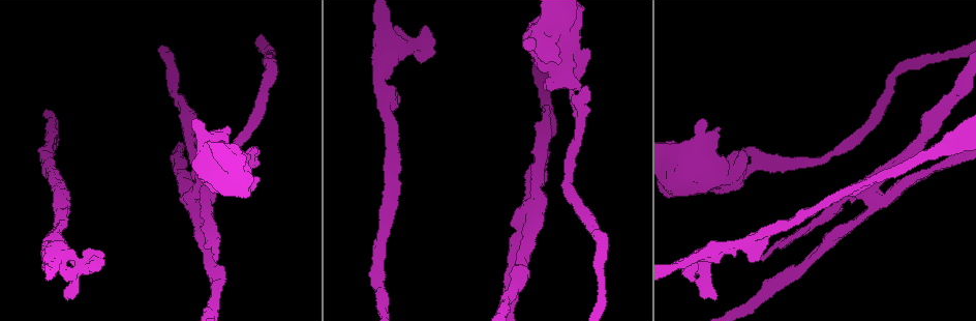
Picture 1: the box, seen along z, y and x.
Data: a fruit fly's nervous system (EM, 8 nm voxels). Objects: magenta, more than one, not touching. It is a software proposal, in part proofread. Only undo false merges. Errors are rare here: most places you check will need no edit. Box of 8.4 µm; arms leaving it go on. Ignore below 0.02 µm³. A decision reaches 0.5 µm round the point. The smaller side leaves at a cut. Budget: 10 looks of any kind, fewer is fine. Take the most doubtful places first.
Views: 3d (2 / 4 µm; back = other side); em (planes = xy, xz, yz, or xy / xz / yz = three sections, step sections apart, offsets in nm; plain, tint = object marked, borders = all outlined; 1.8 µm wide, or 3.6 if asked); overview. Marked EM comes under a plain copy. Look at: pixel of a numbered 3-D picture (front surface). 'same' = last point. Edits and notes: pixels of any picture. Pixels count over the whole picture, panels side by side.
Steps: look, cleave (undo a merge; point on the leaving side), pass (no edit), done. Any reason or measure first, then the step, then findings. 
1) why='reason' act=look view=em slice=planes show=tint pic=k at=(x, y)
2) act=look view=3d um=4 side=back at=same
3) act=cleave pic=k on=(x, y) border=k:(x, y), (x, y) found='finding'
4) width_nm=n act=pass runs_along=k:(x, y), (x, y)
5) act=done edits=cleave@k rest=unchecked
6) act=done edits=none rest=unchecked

why='abrupt turn' act=look view=em slice=planes show=tint pic=1 at=(88, 264)

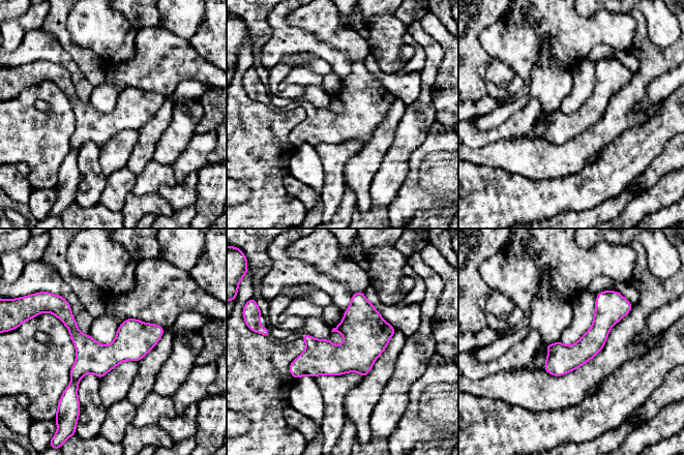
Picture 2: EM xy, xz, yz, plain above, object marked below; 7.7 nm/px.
act=pass runs_along=2:(58, 312), (93, 351), (160, 331) found='continuous, no second neuron'

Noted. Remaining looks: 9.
act=look view=3d um=2 pic=1 at=(177, 95)

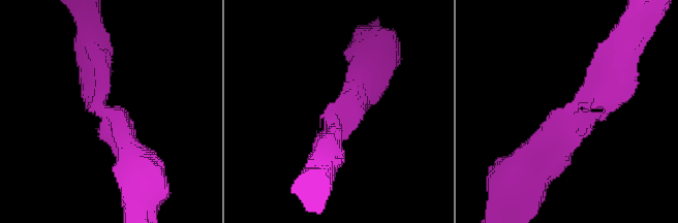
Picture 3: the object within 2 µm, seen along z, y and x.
arm_widths_nm=280,380 act=look view=em slice=xy step=8 show=tint pic=3 at=(334, 129)

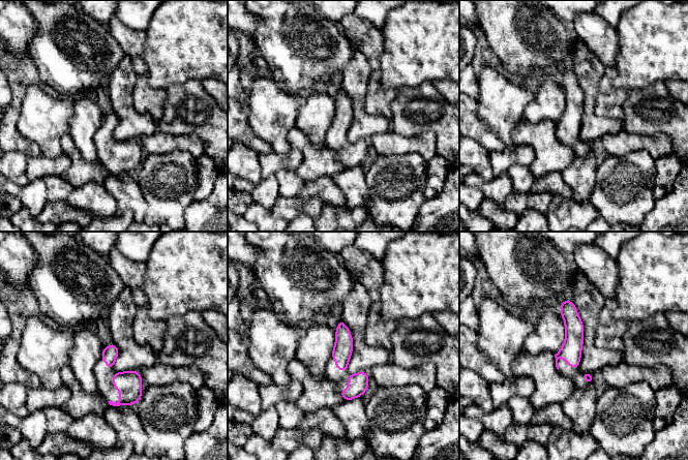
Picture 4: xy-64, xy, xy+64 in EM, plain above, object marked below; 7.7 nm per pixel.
act=look view=em slice=planes show=tint at=same

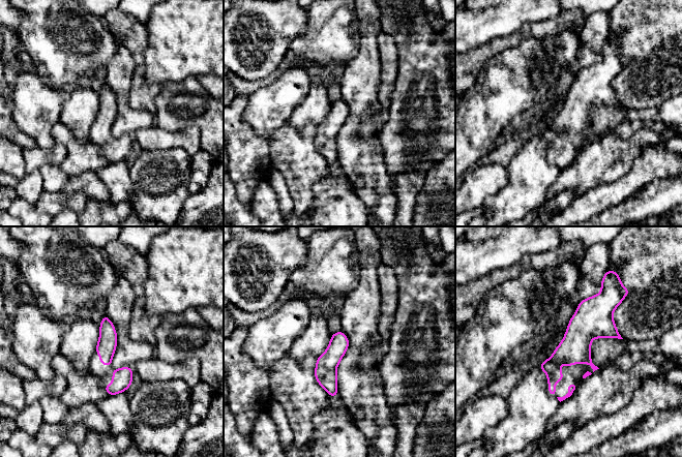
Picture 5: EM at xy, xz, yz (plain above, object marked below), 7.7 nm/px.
width_nm=150 act=pass runs_along=5:(603, 290), (553, 364), (553, 393) found='all the same neuron'

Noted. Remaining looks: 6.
why='calibre changes' act=look view=em um=3.6 slice=yz step=8 show=tint pic=1 at=(207, 149)

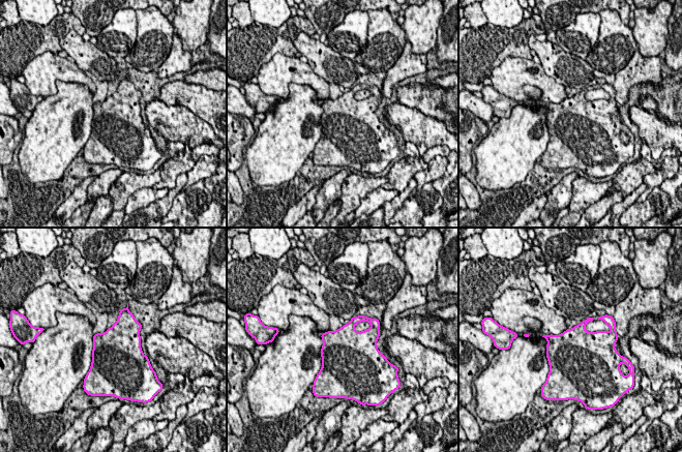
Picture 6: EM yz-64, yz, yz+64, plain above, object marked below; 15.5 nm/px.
why='another direction' act=look view=em um=3.6 slice=planes show=tint at=same

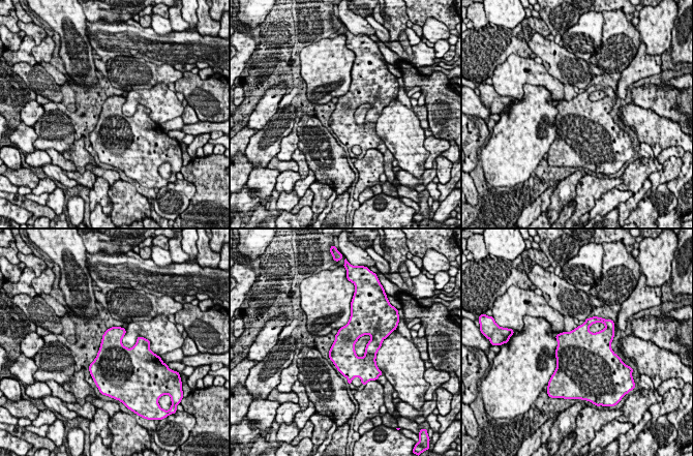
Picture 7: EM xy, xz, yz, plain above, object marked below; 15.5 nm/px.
width_nm=400 act=pass found='continuous, no second neuron'

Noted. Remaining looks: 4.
act=look view=em slice=xz step=4 show=tint pic=1 at=(947, 142)

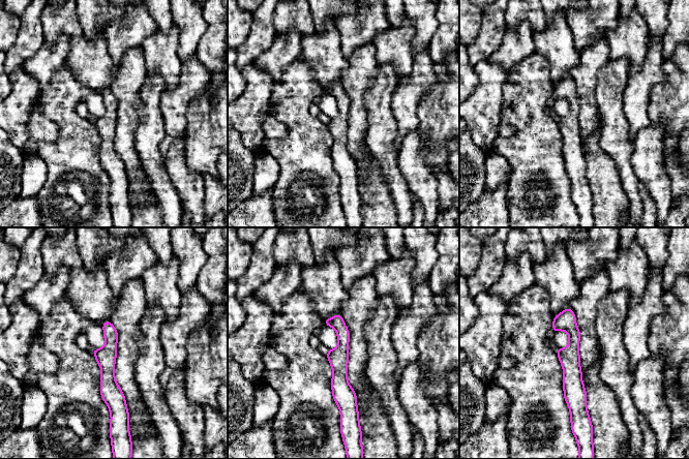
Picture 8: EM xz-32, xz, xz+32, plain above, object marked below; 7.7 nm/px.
why='cut it another way' act=look view=em slice=planes show=tint at=same

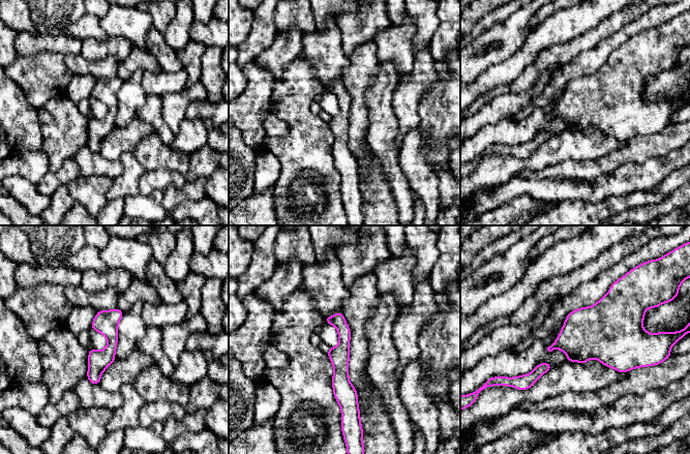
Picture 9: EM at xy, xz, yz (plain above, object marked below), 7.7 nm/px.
width_nm=150 act=pass runs_along=9:(338, 314), (341, 387), (350, 403) found='all the same neuron'

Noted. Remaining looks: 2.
act=done edits=none rest=unchecked

